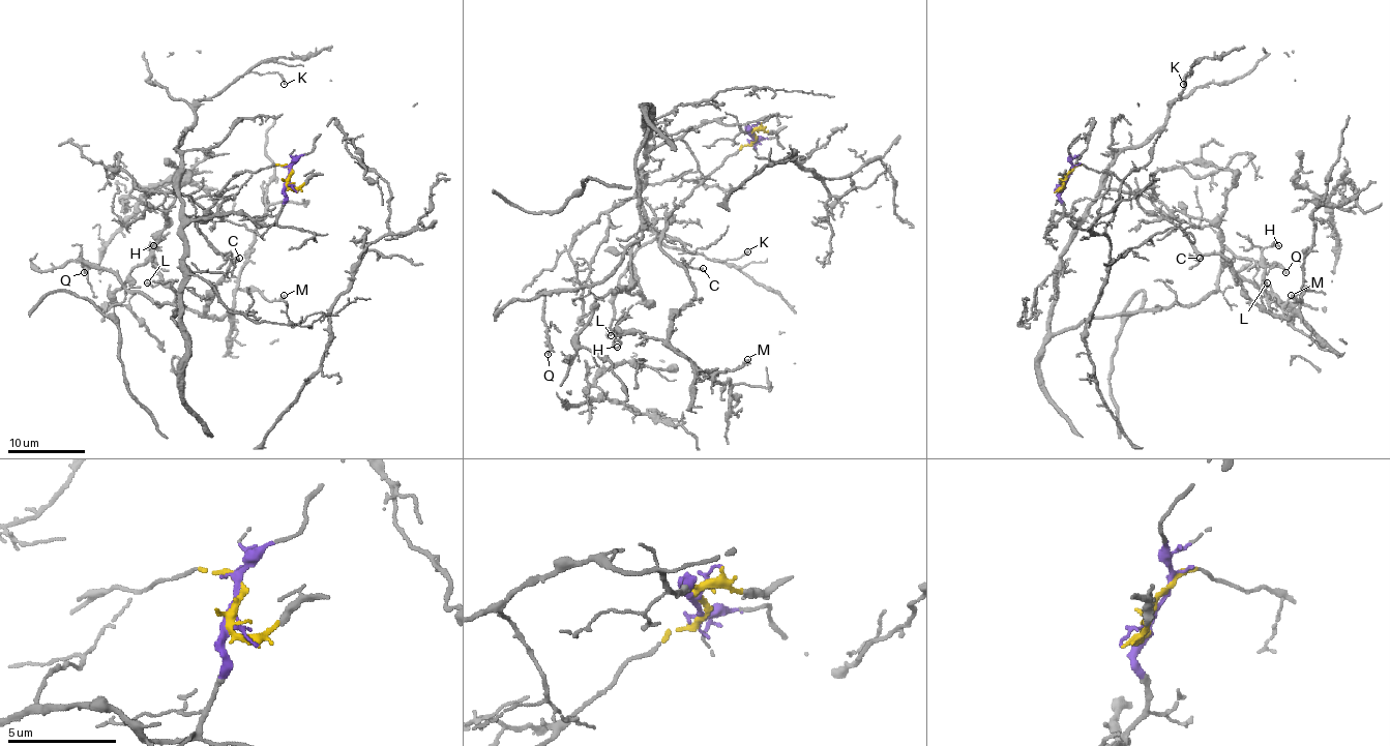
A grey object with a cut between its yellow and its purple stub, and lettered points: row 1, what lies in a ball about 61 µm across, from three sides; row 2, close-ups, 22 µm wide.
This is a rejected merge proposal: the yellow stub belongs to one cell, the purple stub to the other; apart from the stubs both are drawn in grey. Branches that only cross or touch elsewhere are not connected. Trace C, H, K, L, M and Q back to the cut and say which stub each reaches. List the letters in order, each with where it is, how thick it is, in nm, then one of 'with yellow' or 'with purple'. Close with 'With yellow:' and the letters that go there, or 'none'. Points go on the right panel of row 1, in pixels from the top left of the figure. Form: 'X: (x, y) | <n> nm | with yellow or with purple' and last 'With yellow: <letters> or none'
C: (1200, 258) | 120 nm | with yellow
H: (1278, 245) | 80 nm | with yellow
K: (1183, 84) | 110 nm | with purple
L: (1267, 282) | 170 nm | with yellow
M: (1291, 295) | 190 nm | with yellow
Q: (1285, 272) | 120 nm | with purple
With yellow: C, H, L, M

